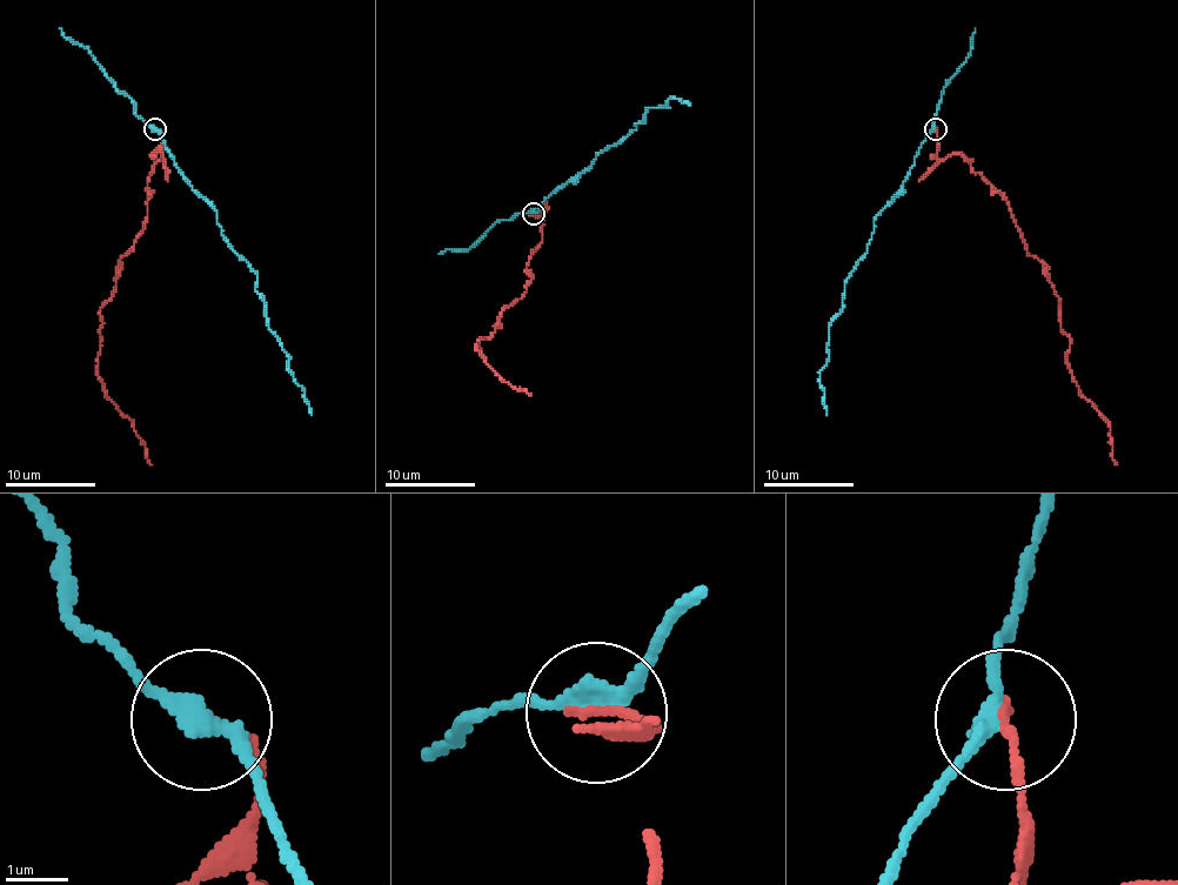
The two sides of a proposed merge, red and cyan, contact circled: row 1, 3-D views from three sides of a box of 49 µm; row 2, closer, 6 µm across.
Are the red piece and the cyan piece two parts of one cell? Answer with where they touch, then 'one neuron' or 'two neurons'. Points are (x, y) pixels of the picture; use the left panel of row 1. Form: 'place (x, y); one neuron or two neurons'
place (154, 129); two neurons

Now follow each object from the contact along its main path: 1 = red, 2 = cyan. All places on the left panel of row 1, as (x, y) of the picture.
1: (154, 129), (162, 159), (147, 183), (147, 221), (100, 309), (98, 368), (152, 464)
2: (154, 129), (216, 213), (223, 240), (258, 275), (255, 292), (268, 329), (287, 354), (312, 415)

